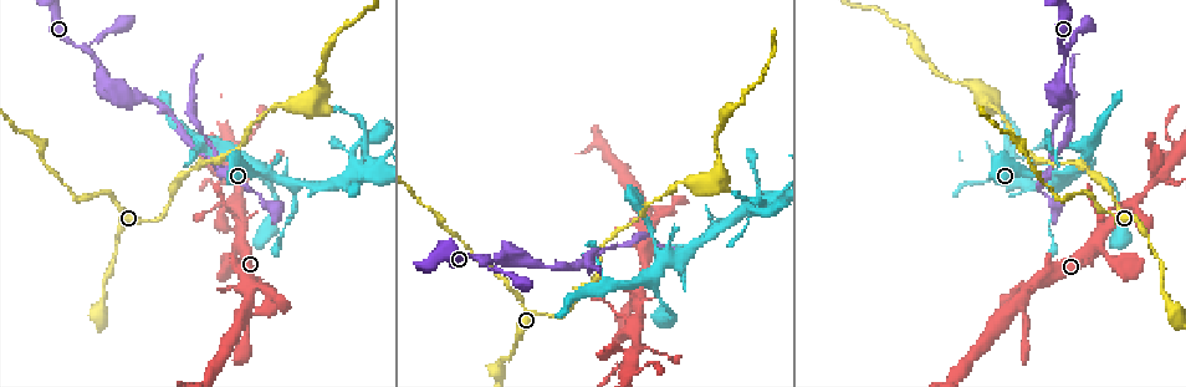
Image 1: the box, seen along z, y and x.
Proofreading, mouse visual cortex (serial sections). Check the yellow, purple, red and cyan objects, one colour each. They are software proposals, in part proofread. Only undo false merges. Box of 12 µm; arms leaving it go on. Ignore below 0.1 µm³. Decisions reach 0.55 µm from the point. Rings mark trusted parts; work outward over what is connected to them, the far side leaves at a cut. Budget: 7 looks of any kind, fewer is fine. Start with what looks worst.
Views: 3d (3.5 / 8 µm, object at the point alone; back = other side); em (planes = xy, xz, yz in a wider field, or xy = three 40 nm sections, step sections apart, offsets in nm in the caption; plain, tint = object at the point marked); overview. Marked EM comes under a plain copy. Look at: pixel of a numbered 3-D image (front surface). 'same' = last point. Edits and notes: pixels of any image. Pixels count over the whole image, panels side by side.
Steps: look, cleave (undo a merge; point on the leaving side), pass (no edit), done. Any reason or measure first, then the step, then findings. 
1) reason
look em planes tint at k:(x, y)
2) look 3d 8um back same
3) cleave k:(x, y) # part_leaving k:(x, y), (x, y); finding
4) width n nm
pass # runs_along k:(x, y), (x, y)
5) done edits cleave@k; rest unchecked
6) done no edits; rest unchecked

look 3d 3.5um at 1:(251, 289)

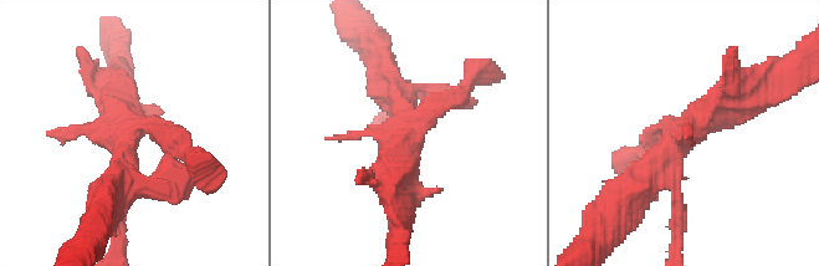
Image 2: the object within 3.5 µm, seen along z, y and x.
now the EM
look em xy step 1 tint at 2:(402, 134)

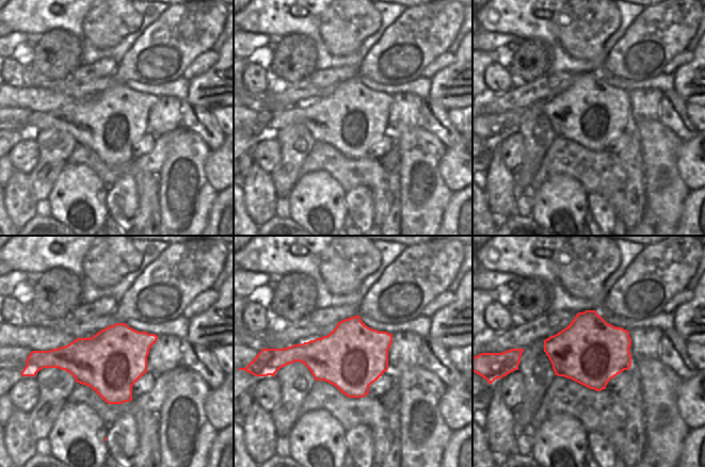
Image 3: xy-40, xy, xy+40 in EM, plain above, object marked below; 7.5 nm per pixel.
width 500 nm
pass # runs_along 2:(758, 95), (723, 98), (635, 189); continuous, no second cell

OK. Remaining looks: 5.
calibre changes
look 3d 8um at 1:(351, 169)

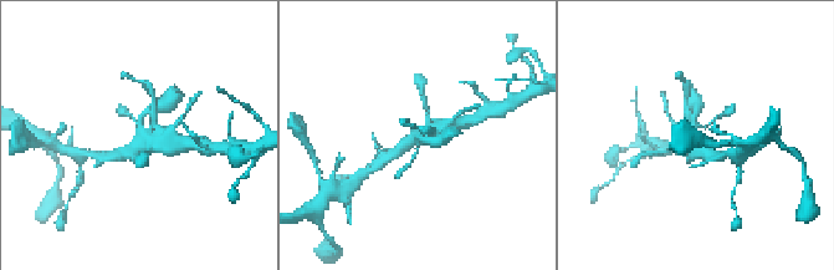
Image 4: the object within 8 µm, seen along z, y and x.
look em xy step 5 tint at 4:(139, 138)

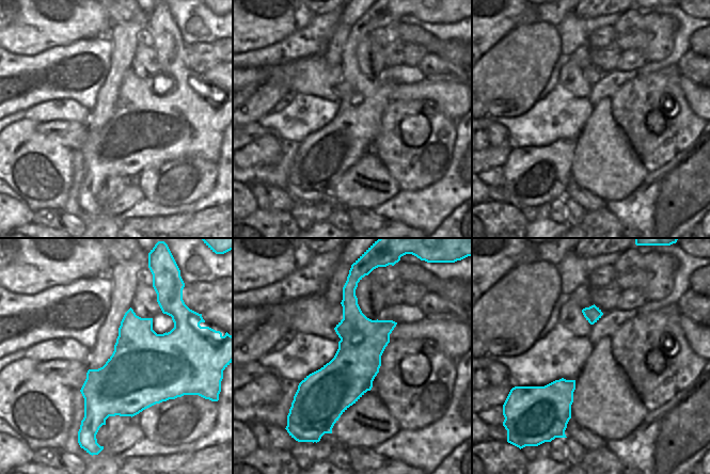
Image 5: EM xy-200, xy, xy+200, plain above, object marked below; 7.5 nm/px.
pass # runs_along 5:(346, 287), (350, 373), (328, 424); one cell here

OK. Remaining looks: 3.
thick turns thin
look em xy step 2 tint at 1:(107, 80)

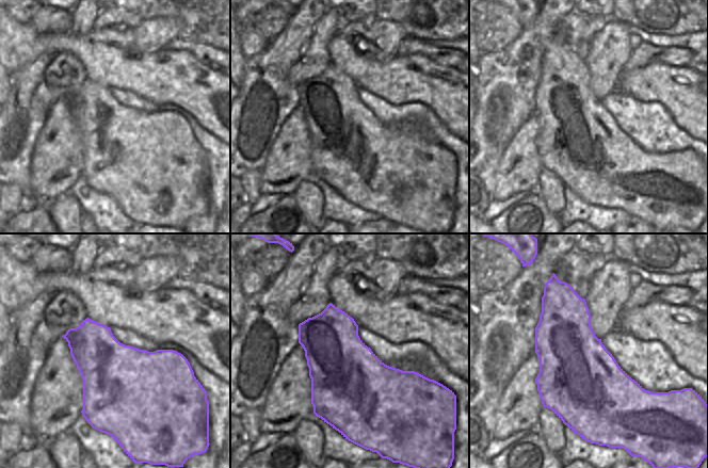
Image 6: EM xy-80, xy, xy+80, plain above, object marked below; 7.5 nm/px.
look 3d 3.5um same

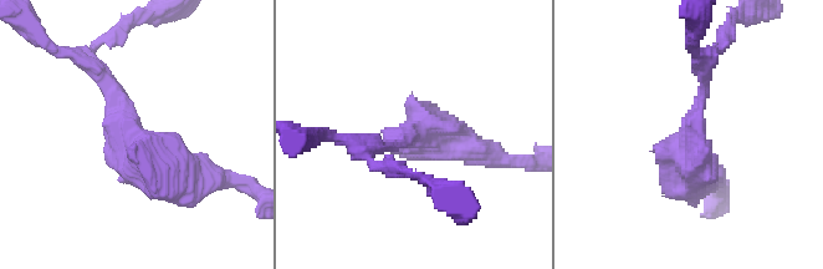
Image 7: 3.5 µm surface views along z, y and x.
pass # runs_along 7:(90, 65), (147, 161), (193, 176); all the same cell

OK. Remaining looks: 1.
done no edits; rest unchecked

